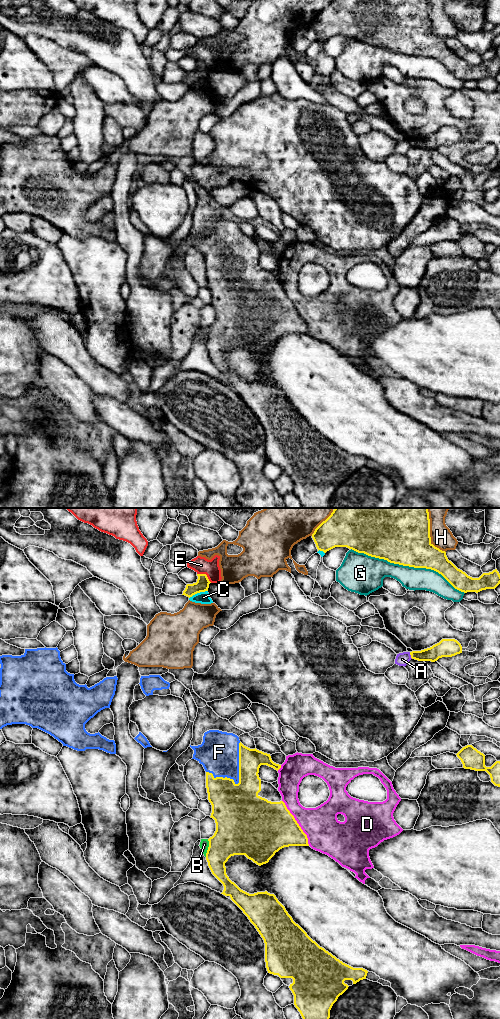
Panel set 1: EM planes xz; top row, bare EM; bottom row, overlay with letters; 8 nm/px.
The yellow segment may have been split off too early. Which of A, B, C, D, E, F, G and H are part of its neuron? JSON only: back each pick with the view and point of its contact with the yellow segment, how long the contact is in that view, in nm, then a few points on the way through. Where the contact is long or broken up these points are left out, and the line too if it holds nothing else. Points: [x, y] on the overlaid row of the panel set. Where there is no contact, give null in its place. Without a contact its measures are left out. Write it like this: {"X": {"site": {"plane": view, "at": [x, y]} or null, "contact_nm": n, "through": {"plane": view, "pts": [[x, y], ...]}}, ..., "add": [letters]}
{"F": {"site": {"plane": "xz", "at": [239, 778]}, "contact_nm": 380}, "add": ["F"]}

